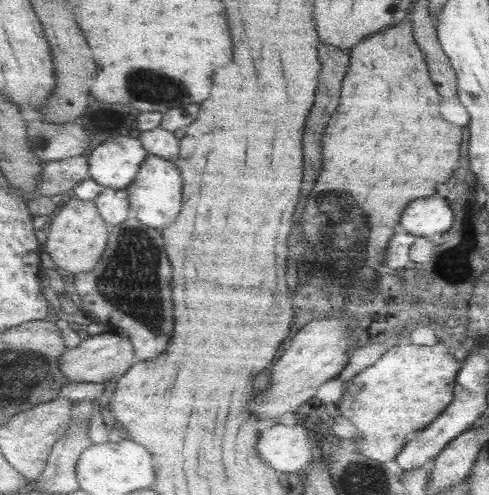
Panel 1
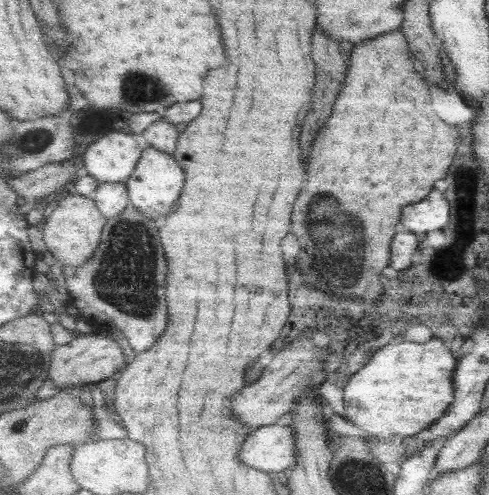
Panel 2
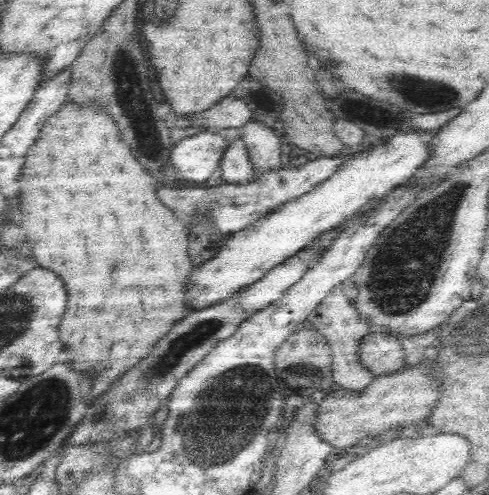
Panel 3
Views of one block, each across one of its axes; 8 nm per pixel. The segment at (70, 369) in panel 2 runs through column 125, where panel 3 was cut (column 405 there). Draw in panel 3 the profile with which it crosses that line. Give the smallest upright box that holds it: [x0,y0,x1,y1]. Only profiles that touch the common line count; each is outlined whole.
[356,330,406,376]

